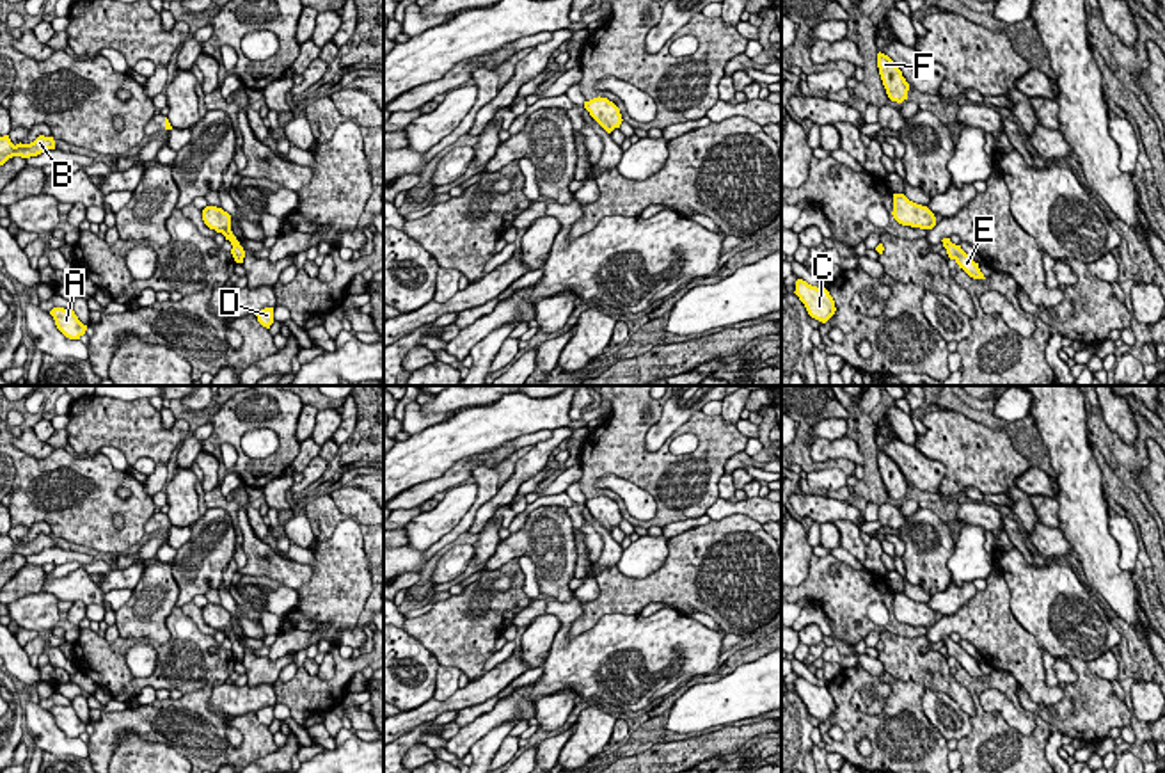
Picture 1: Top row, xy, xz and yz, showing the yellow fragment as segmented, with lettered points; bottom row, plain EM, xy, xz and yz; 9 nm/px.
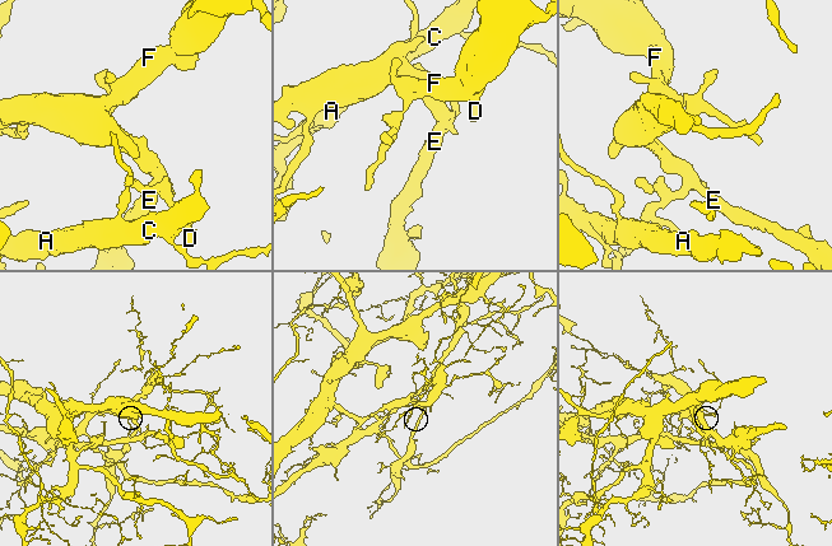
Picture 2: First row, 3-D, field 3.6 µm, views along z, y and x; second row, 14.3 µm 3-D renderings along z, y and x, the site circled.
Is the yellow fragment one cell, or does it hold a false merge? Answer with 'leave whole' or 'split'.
split

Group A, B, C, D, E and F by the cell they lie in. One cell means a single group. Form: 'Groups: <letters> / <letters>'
Groups: A C D E / B F

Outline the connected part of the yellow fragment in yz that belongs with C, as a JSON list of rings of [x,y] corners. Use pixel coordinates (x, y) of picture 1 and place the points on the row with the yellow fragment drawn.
[[[797,279],[794,293],[804,304],[808,315],[822,323],[826,323],[836,311],[835,300],[826,288],[817,288]]]

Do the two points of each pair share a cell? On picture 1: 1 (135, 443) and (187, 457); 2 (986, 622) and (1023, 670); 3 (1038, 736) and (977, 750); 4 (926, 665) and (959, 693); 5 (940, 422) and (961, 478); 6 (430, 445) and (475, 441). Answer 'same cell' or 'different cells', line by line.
1: different cells
2: same cell
3: same cell
4: same cell
5: same cell
6: same cell

